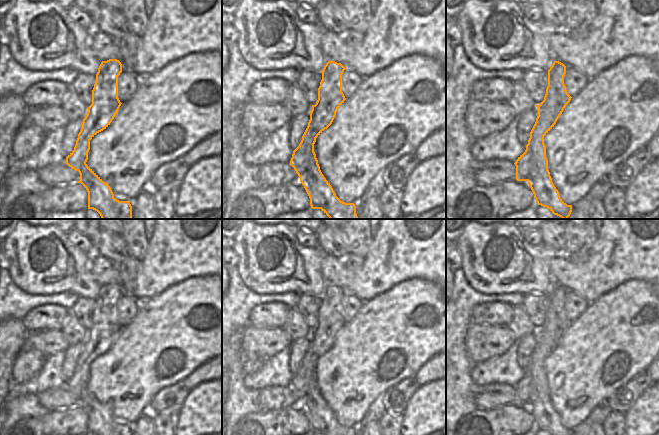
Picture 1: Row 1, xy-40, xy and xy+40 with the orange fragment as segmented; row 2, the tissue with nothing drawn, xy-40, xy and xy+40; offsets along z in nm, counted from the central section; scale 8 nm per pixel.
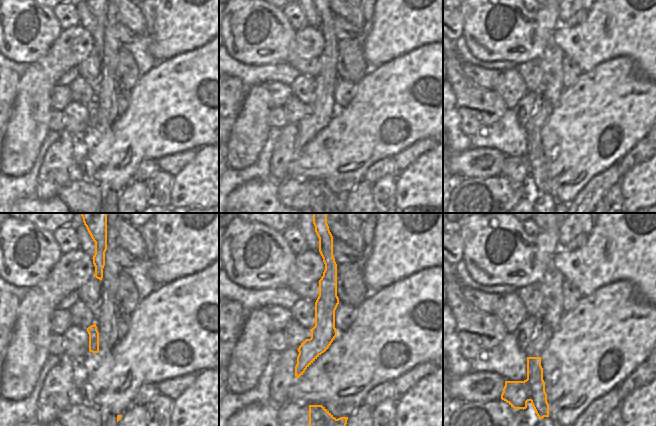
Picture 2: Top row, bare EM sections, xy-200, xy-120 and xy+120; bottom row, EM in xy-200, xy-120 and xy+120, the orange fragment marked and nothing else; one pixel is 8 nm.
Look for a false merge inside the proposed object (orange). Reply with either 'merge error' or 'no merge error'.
merge error

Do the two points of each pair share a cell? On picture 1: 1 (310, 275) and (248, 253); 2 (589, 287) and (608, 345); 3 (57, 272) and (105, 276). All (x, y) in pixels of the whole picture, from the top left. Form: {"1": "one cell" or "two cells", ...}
{"1": "one cell", "2": "two cells", "3": "two cells"}

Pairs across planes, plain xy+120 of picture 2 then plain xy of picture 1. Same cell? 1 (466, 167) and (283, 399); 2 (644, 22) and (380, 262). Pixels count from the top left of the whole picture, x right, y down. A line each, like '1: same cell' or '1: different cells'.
1: same cell
2: same cell

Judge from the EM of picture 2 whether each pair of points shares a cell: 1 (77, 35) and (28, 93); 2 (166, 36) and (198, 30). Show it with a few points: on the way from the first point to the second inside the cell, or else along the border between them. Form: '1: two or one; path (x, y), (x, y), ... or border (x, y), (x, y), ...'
1: one; path (68, 49), (39, 79)
2: one; path (174, 34), (178, 30), (190, 30)

